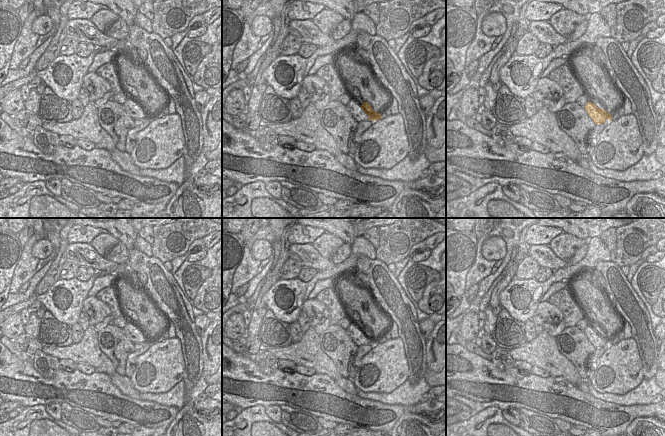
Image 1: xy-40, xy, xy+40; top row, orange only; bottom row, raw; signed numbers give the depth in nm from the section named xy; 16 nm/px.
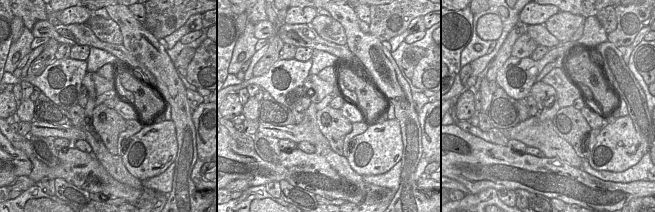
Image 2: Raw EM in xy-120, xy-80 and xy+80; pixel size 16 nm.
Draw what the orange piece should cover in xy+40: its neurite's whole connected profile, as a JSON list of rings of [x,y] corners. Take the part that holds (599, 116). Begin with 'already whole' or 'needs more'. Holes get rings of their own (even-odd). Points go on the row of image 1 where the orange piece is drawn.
already whole; [[[587,102],[584,109],[596,125],[603,124],[606,120],[612,121],[611,114],[608,114],[605,110],[598,108],[592,102]]]

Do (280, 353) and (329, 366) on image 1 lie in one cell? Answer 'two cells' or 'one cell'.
one cell

